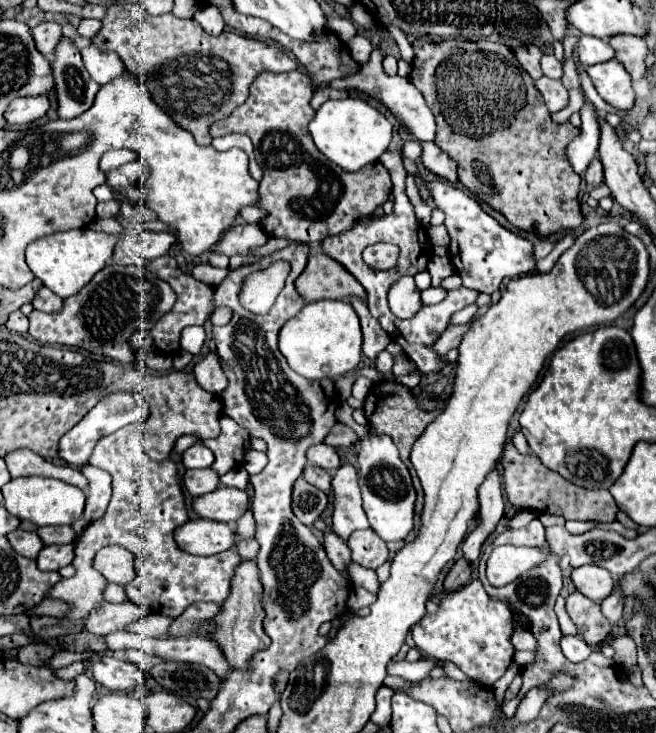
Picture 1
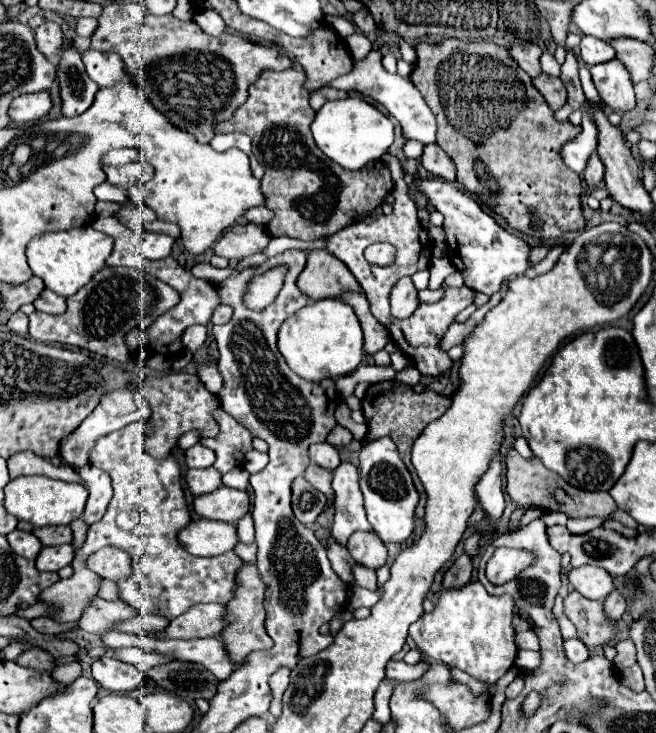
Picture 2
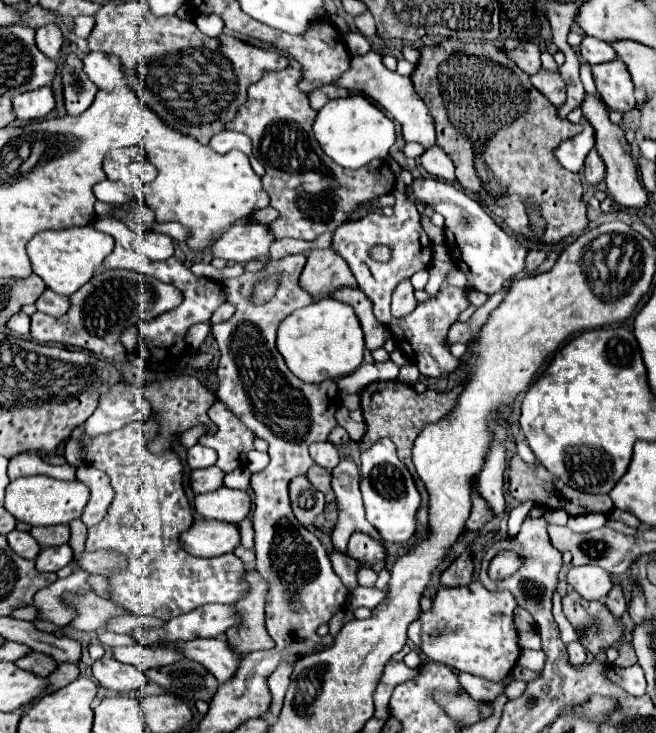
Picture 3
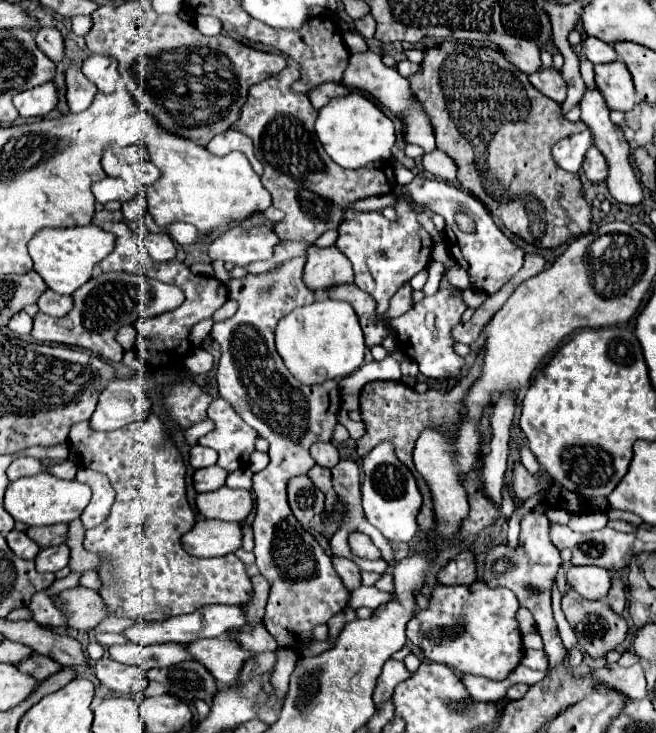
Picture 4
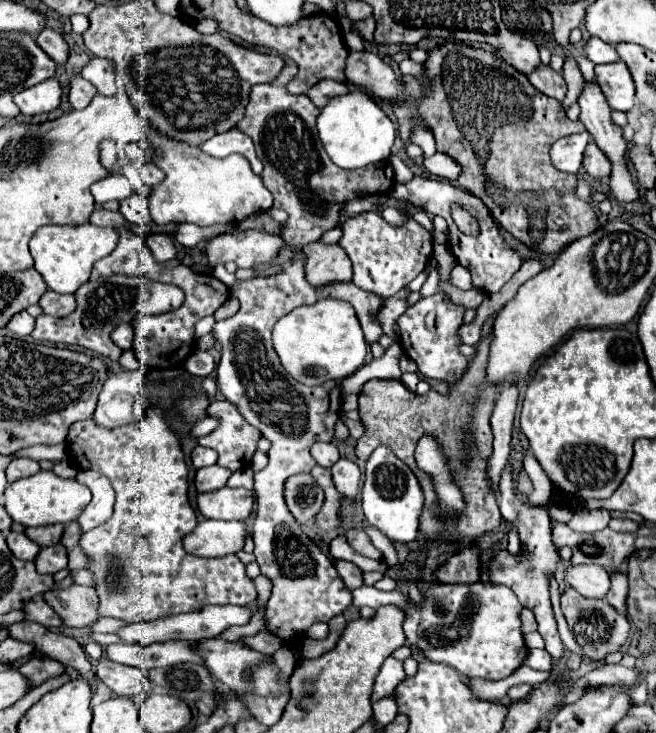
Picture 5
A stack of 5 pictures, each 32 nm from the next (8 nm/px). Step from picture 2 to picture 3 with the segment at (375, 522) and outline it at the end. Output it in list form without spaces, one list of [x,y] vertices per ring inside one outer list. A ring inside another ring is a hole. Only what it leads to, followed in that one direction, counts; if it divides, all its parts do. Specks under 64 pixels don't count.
[[[384,438],[374,444],[370,450],[360,456],[360,472],[362,472],[362,498],[366,508],[366,520],[384,536],[386,542],[408,542],[416,532],[416,512],[420,506],[420,492],[416,490],[414,478],[408,468],[398,460],[396,446],[392,440]]]

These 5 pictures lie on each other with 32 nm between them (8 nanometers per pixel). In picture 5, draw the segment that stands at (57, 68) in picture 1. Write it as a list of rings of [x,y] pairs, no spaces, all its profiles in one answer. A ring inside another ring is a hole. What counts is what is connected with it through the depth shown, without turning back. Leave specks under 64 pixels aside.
[[[74,76],[72,78],[72,86],[70,86],[70,104],[76,108],[76,110],[82,110],[90,104],[92,96],[96,94],[96,88],[84,80],[82,76]]]

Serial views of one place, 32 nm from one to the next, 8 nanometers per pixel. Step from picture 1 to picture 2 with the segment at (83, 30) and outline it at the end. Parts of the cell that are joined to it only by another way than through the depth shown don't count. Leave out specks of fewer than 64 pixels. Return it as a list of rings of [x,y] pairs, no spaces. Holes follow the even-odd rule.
[[[78,18],[76,20],[76,34],[90,38],[96,30],[96,18]]]

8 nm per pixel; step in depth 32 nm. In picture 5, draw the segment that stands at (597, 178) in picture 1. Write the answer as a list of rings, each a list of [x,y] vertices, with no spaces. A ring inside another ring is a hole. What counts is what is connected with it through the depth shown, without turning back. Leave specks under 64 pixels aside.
[[[590,140],[588,142],[588,148],[584,152],[584,162],[582,162],[584,170],[592,176],[592,178],[604,178],[610,174],[610,166],[608,164],[608,158],[604,156],[604,152],[600,152],[600,148],[596,148],[596,144]]]

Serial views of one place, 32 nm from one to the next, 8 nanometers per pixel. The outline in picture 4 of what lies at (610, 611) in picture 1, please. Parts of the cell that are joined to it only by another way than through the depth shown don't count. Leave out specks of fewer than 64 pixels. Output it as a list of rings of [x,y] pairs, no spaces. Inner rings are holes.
[[[612,578],[612,588],[606,596],[606,602],[616,614],[624,612],[624,608],[626,608],[626,582],[622,578]]]

